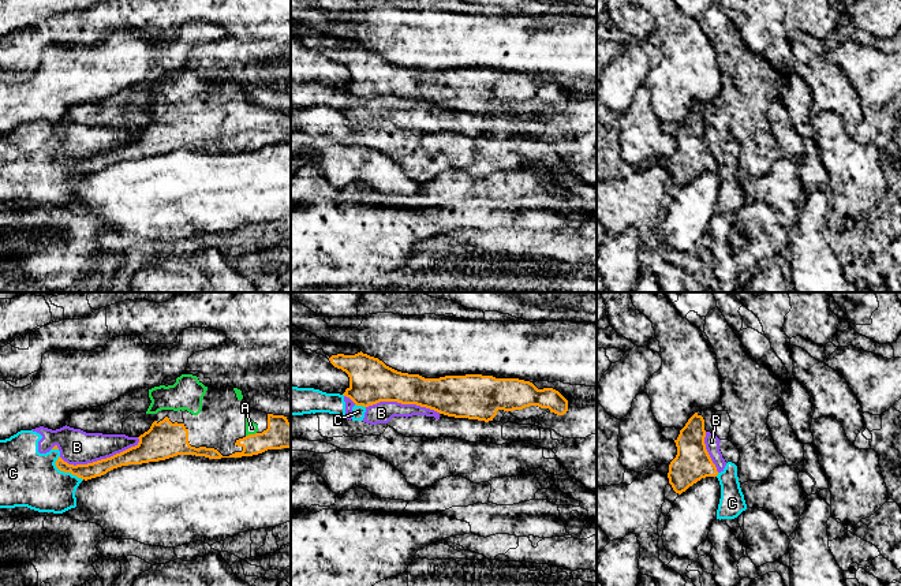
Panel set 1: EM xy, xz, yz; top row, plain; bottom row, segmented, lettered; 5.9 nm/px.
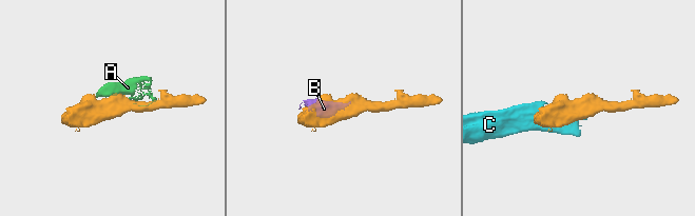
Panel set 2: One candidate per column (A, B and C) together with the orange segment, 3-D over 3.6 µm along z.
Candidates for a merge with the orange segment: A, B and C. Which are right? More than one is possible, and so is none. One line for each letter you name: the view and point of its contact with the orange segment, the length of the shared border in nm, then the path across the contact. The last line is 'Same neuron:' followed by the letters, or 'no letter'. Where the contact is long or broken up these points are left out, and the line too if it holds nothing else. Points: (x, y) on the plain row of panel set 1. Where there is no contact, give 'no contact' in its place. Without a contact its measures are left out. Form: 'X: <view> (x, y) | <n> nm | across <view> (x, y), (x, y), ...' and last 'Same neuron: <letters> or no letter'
A: xy (250, 129) | 70 nm
Same neuron: A

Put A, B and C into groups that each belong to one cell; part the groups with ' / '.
A / B C

